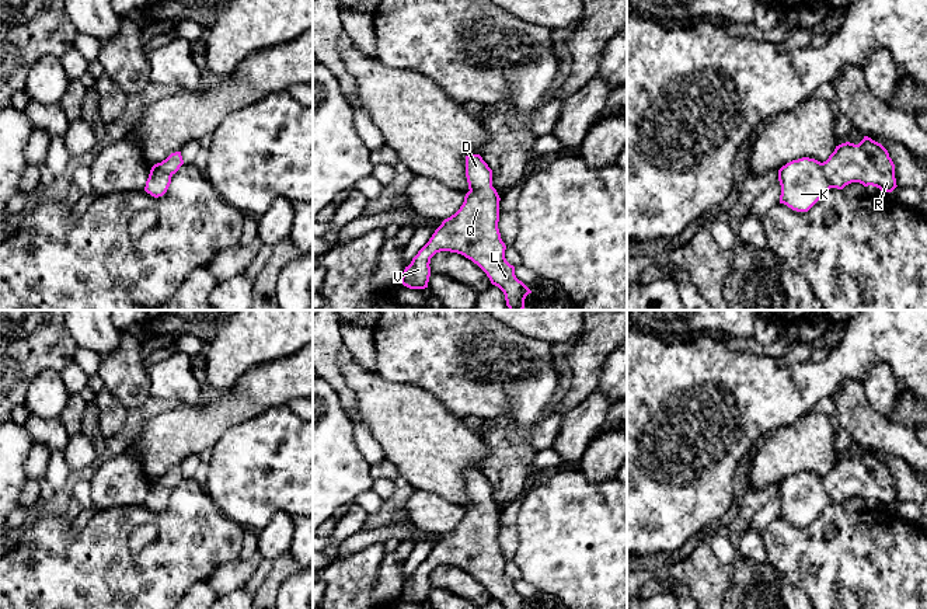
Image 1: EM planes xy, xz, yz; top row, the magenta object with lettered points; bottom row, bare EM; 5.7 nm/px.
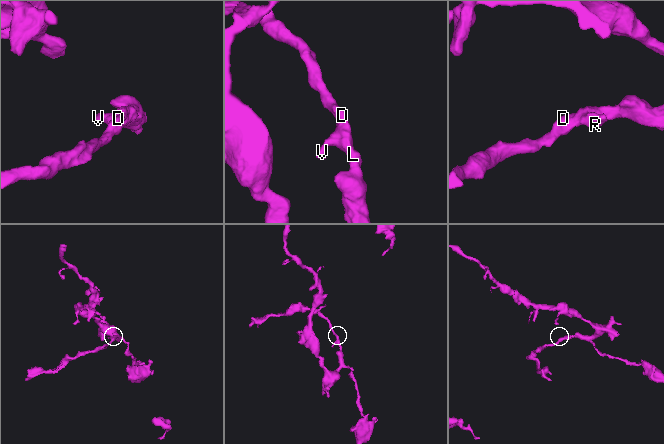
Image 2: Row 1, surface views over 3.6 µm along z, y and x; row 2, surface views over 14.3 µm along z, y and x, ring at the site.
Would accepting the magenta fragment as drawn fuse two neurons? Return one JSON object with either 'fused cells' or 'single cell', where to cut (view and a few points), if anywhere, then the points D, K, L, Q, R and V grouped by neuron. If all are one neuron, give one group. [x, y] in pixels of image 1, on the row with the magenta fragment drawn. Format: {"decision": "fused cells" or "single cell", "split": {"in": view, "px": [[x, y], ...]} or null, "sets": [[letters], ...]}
{"decision": "single cell", "split": null, "sets": [["D", "K", "L", "Q", "R", "V"]]}

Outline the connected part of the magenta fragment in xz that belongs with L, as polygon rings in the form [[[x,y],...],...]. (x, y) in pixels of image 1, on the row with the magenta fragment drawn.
[[[468,154],[466,177],[470,191],[463,205],[442,222],[405,267],[401,283],[410,289],[428,288],[431,258],[440,251],[457,253],[477,264],[503,292],[509,310],[523,310],[532,290],[516,278],[515,267],[505,258],[506,246],[498,229],[501,198],[492,187],[492,170],[480,154]]]

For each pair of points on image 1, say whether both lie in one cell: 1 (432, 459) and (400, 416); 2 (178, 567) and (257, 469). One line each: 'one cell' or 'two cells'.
1: one cell
2: two cells

